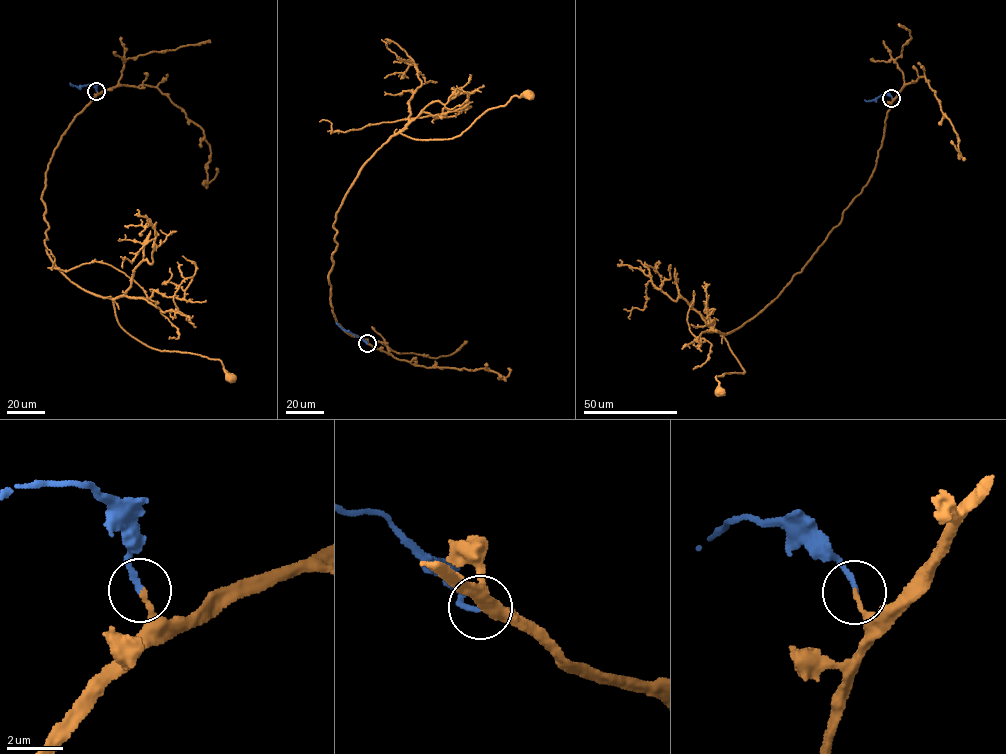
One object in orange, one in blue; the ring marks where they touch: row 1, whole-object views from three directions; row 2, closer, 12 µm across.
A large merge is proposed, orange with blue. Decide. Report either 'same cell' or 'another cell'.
same cell

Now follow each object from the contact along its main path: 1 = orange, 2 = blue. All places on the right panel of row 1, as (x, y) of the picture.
1: (891, 97), (875, 169), (841, 221), (778, 296), (723, 336), (745, 371), (716, 376), (720, 391)
2: (891, 97), (883, 93), (874, 100), (864, 100)

